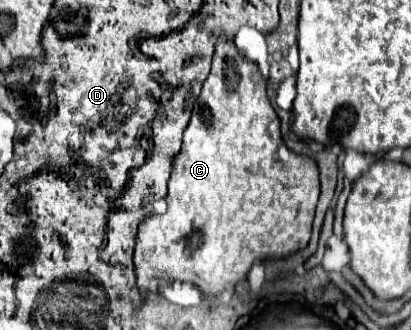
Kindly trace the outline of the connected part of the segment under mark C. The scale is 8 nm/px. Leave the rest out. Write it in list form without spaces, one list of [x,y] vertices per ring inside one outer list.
[[[220,38],[216,44],[216,52],[212,58],[212,70],[208,74],[208,78],[204,80],[202,86],[202,94],[200,98],[194,102],[194,110],[192,110],[192,118],[190,124],[184,130],[184,140],[182,140],[182,150],[180,154],[174,158],[172,164],[172,176],[170,176],[170,184],[168,184],[168,210],[162,216],[150,216],[140,224],[138,230],[138,242],[136,242],[136,252],[134,252],[134,266],[136,266],[136,278],[138,278],[138,290],[142,294],[142,298],[146,298],[148,292],[158,290],[160,282],[190,282],[194,284],[208,300],[216,300],[228,286],[236,286],[238,282],[246,280],[246,274],[250,272],[252,264],[256,260],[274,260],[274,258],[284,258],[290,256],[298,250],[304,250],[308,246],[310,240],[310,232],[312,232],[312,220],[314,220],[314,210],[316,210],[316,202],[318,202],[318,194],[320,194],[320,180],[318,180],[318,168],[316,162],[312,158],[302,158],[300,154],[290,152],[280,136],[280,118],[274,112],[270,100],[268,100],[268,90],[266,90],[266,82],[258,70],[256,64],[246,62],[238,52],[234,42],[230,42],[228,38]]]

